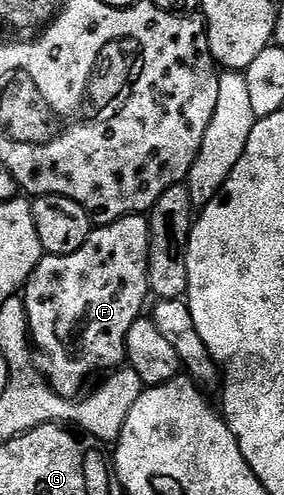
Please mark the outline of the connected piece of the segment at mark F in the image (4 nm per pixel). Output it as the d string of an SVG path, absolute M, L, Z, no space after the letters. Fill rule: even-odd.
M142 214L125 216L111 224L95 227L84 246L80 246L80 250L72 254L43 255L36 270L32 270L32 274L26 279L24 299L30 339L41 359L42 356L46 359L44 375L50 381L50 387L60 395L67 398L77 397L83 391L81 388L85 386L89 376L94 376L97 372L106 374L126 364L126 335L143 315L142 307L150 296L149 245L149 219Z

